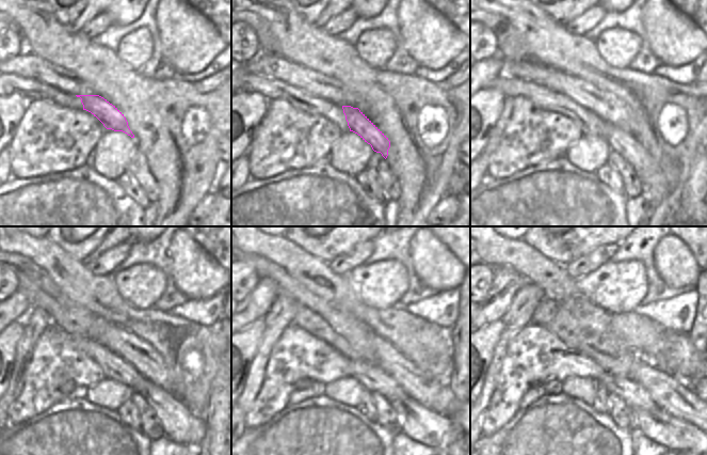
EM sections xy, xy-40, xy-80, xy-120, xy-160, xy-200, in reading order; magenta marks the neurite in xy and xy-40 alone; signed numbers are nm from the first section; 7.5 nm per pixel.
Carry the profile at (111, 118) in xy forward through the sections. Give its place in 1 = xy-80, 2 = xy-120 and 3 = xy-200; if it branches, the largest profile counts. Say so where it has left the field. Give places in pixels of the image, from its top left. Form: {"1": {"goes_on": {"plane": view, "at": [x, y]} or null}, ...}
{"1": {"goes_on": {"plane": "xy-80", "at": [654, 185]}}, "2": {"goes_on": {"plane": "xy-120", "at": [179, 424]}}, "3": {"goes_on": {"plane": "xy-200", "at": [675, 434]}}}

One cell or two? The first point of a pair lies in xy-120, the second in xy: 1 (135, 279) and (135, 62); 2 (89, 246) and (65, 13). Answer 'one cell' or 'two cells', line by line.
1: one cell
2: one cell

